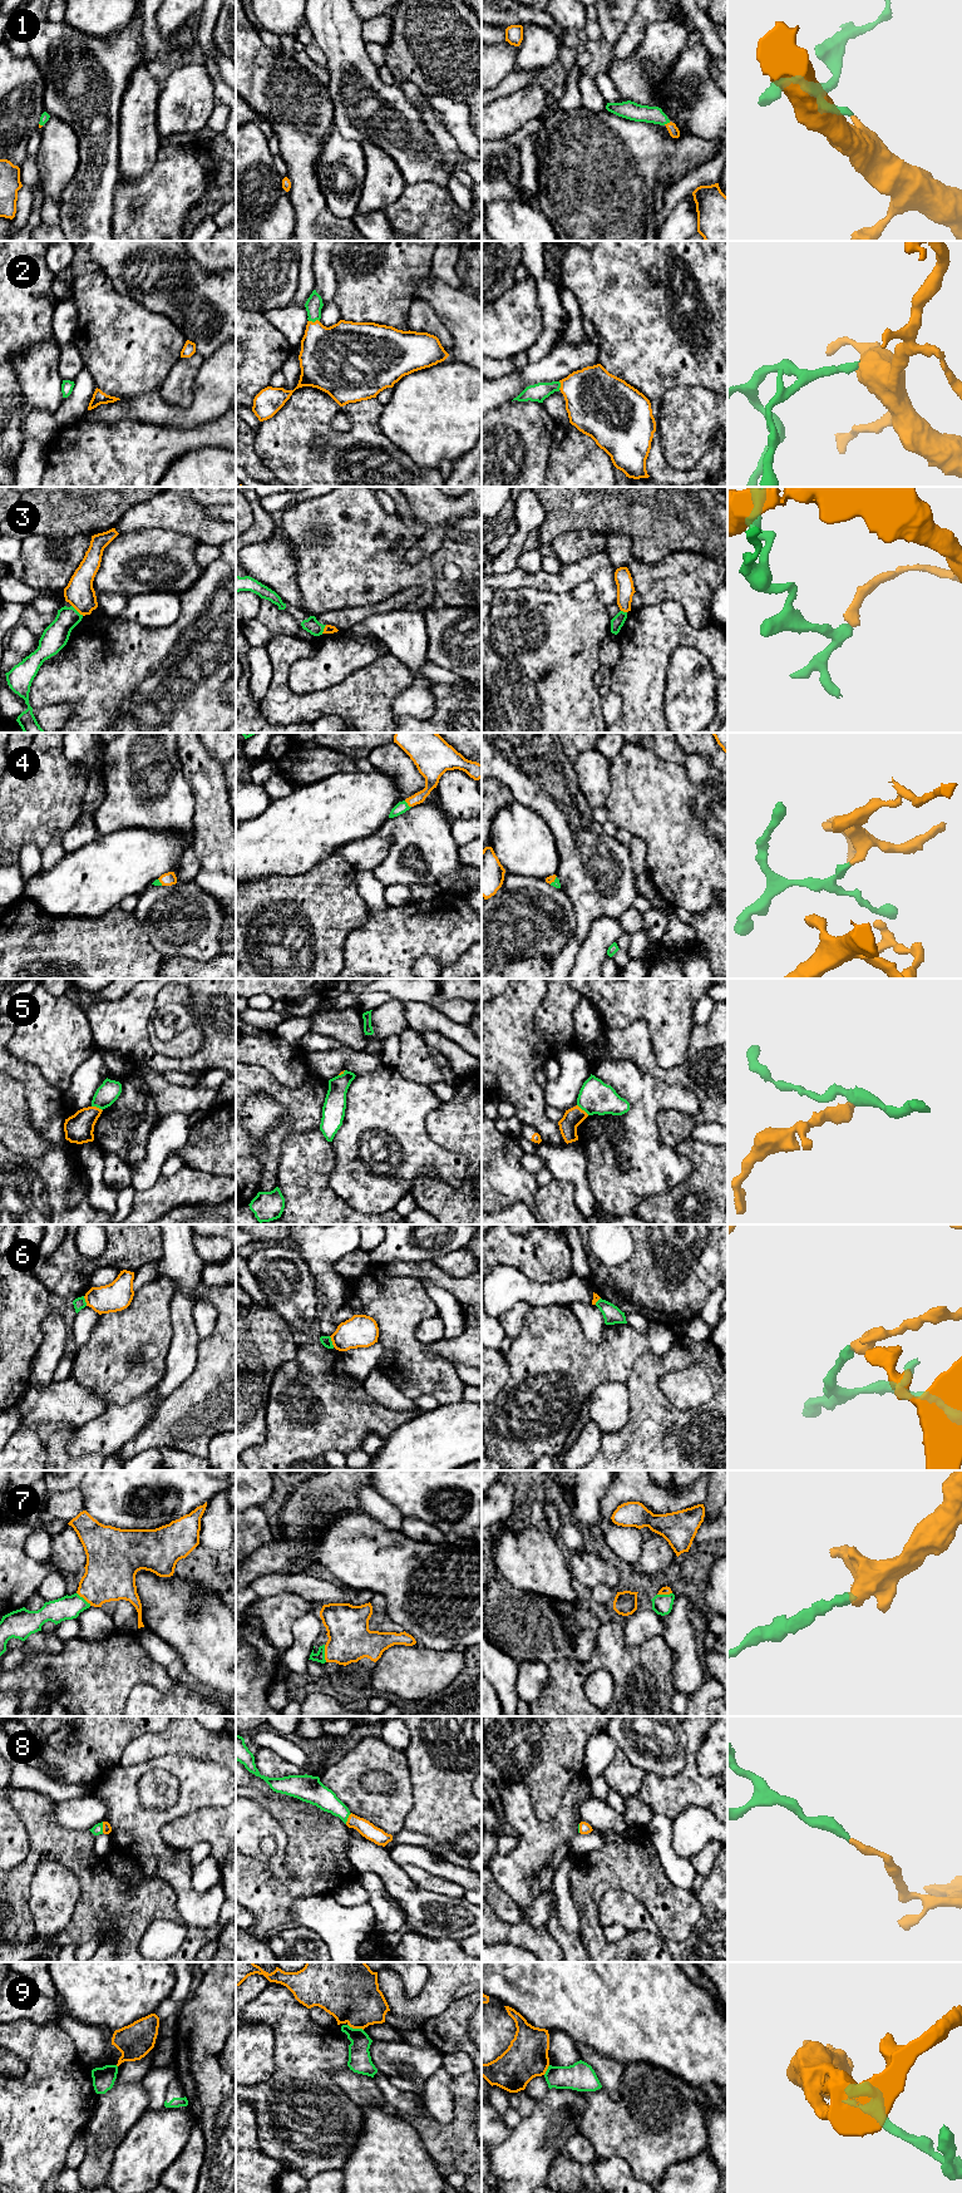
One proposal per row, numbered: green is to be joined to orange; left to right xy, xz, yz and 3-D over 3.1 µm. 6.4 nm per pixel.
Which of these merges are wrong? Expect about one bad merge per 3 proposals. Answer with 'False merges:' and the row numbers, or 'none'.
False merges: 3, 5, 6, 9

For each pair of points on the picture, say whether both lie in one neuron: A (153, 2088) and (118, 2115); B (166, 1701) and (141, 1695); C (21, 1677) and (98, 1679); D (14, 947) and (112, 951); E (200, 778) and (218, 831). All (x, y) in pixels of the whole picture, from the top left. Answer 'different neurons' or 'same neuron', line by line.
A: different neurons
B: same neuron
C: same neuron
D: same neuron
E: same neuron

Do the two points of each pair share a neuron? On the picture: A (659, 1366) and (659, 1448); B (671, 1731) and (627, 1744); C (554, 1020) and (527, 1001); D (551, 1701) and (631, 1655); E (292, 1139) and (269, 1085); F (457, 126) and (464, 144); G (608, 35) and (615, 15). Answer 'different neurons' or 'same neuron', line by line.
A: same neuron
B: same neuron
C: different neurons
D: same neuron
E: different neurons
F: same neuron
G: same neuron

